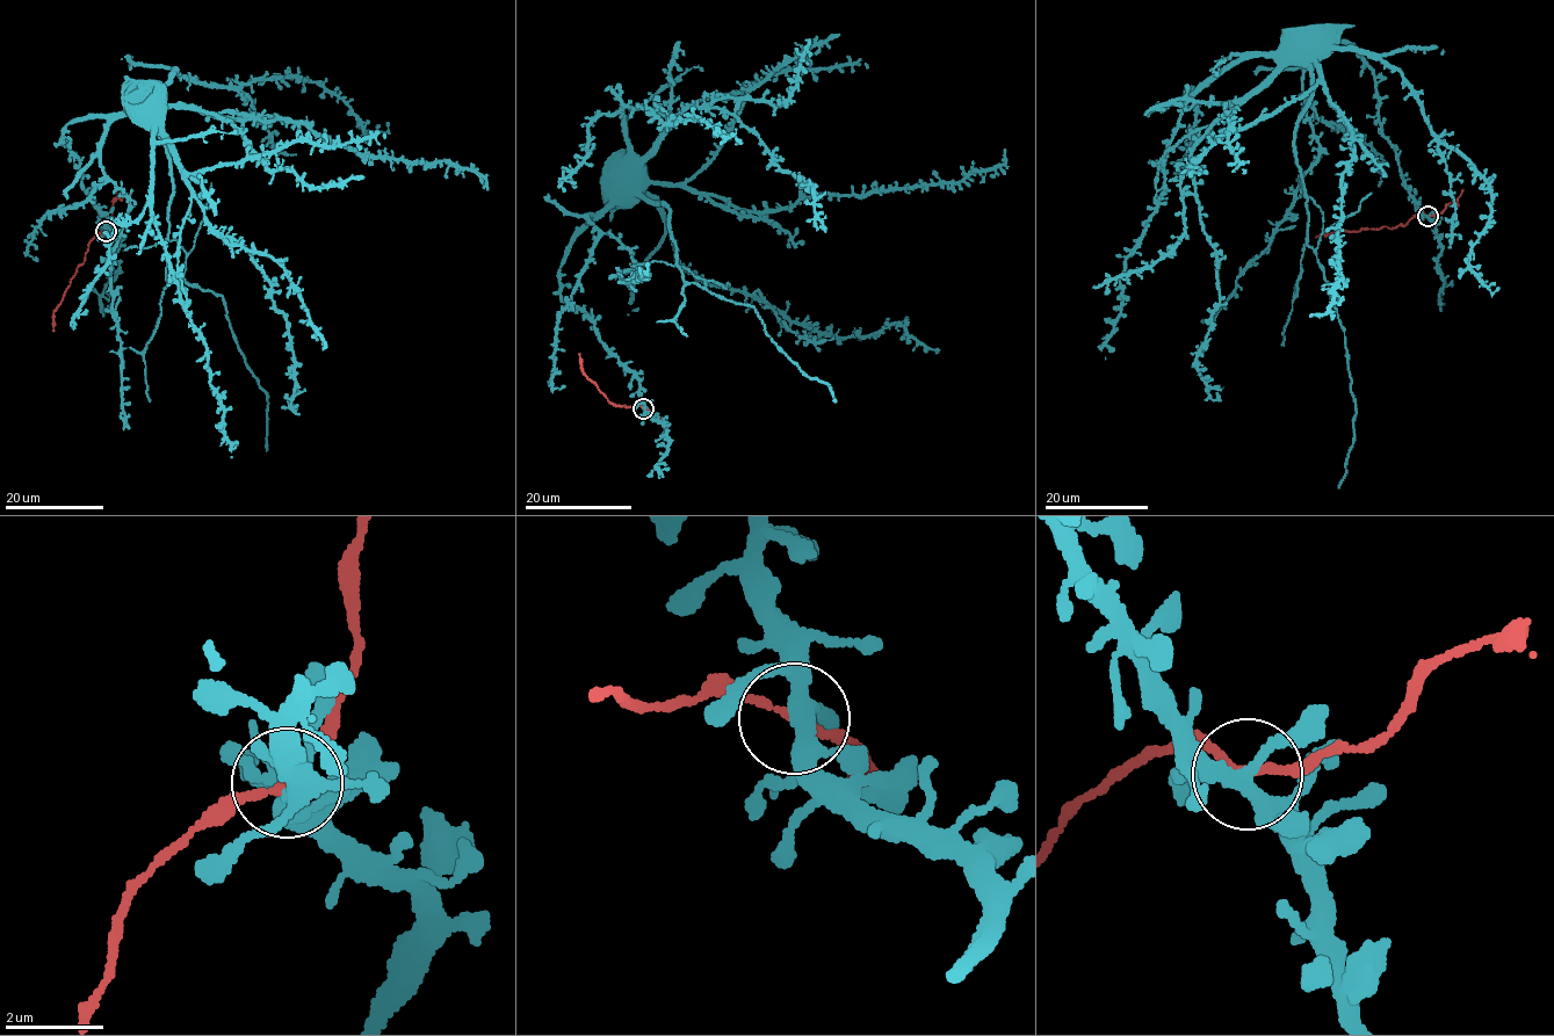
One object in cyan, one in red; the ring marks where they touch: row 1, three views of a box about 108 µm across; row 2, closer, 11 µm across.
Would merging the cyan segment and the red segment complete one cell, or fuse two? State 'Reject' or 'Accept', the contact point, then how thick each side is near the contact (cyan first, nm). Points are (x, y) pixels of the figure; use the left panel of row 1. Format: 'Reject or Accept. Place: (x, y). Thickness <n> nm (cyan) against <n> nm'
Accept. Place: (106, 231). Thickness 320 nm (cyan) against 160 nm

